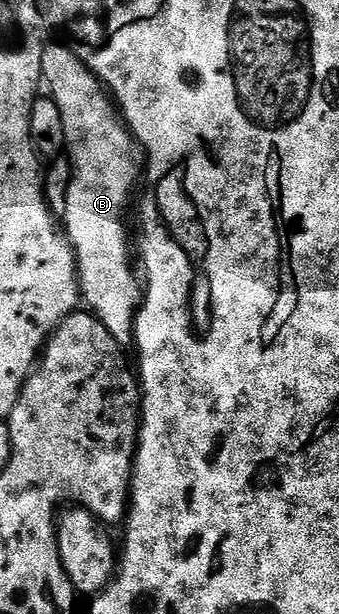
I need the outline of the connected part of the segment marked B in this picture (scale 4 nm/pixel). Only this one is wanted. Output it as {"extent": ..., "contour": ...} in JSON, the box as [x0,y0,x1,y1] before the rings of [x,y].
{"extent":[41,42,143,348],"contour":[[[62,42],[44,43],[41,54],[42,83],[51,100],[57,102],[61,118],[65,125],[67,139],[66,155],[71,161],[73,178],[69,182],[69,195],[66,198],[65,214],[61,217],[64,233],[69,240],[78,266],[80,297],[84,305],[117,339],[119,345],[129,348],[134,345],[135,313],[143,301],[143,288],[134,272],[129,269],[133,246],[129,244],[127,212],[131,204],[131,195],[135,192],[135,183],[141,180],[141,152],[135,143],[131,129],[127,127],[119,114],[115,101],[108,89],[87,69],[66,44]]]}

